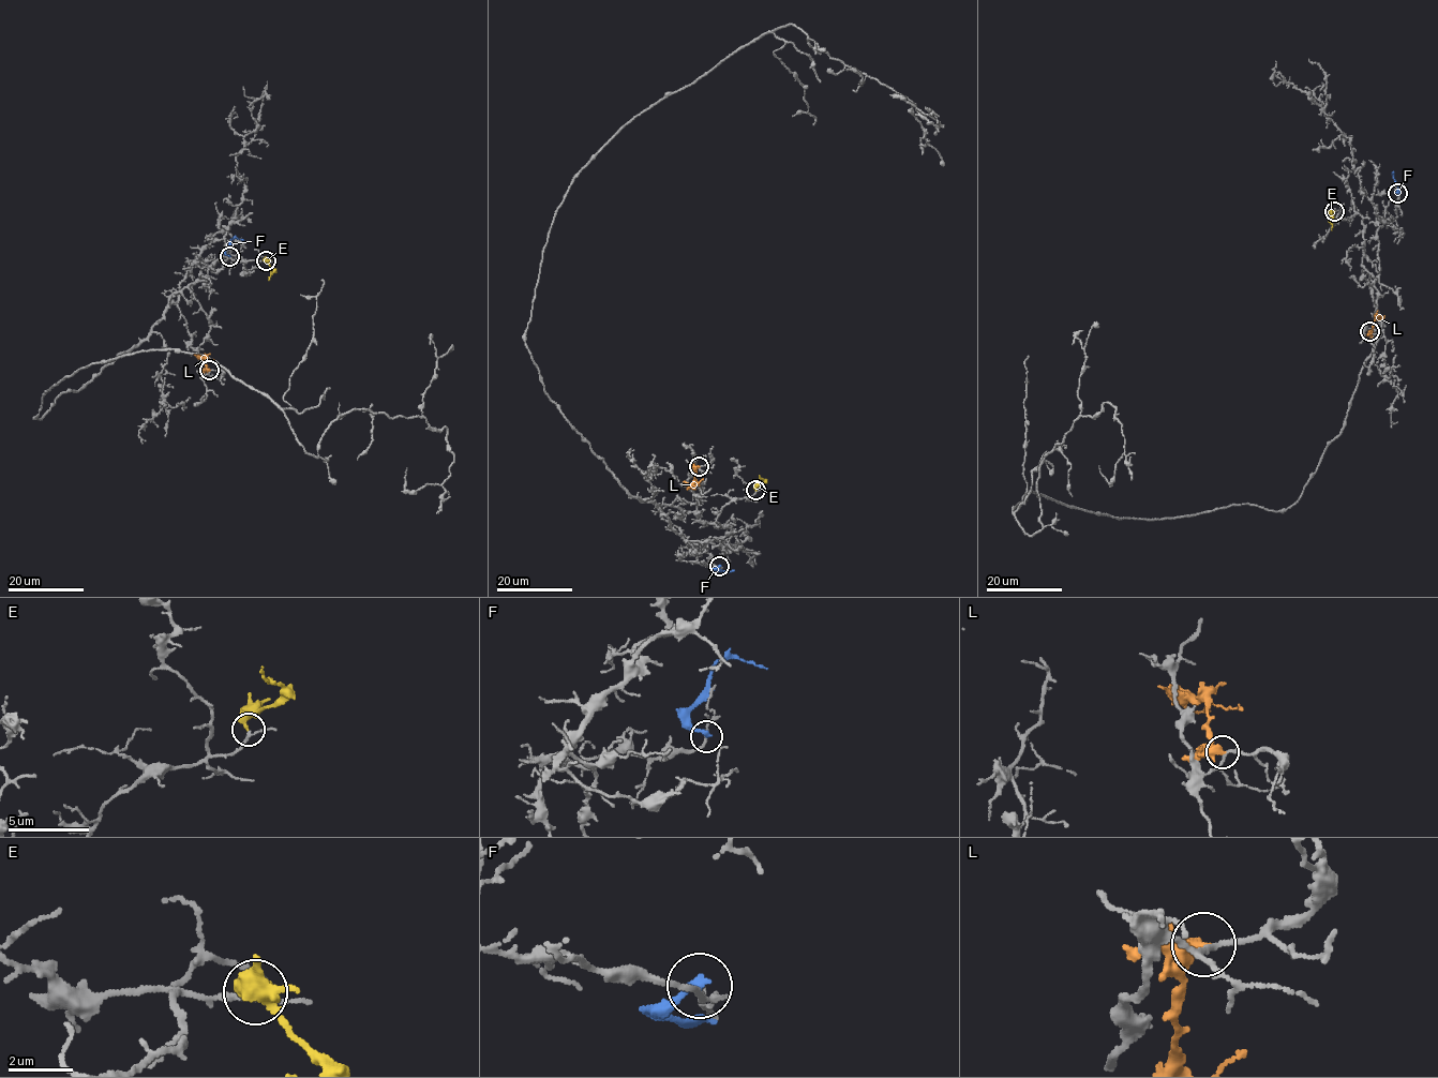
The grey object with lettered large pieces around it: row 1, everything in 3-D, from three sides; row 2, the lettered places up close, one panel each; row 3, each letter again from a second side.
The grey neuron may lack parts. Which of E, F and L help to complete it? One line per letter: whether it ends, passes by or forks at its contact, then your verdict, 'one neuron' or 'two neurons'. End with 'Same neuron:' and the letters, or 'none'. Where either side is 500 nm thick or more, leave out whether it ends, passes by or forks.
E: it ends; one neuron
F: it ends; two neurons
L: two neurons
Same neuron: E

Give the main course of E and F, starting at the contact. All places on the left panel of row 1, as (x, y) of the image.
E: (266, 260), (273, 269), (268, 280)
F: (229, 256), (225, 253), (229, 241), (234, 238), (243, 240)

